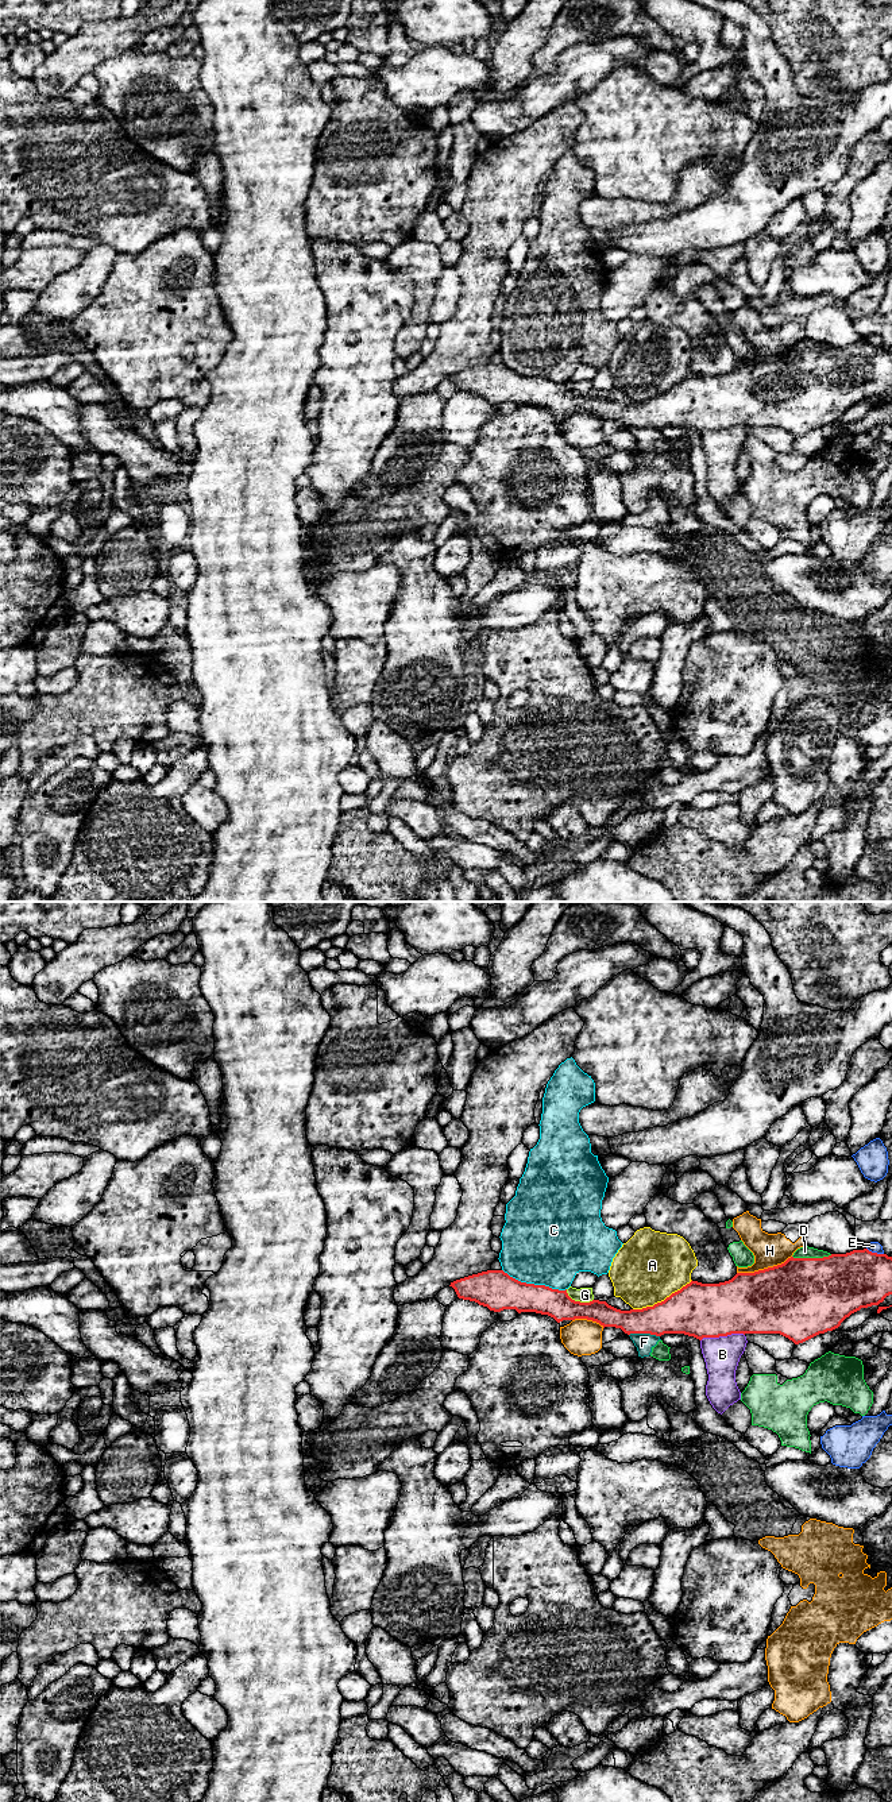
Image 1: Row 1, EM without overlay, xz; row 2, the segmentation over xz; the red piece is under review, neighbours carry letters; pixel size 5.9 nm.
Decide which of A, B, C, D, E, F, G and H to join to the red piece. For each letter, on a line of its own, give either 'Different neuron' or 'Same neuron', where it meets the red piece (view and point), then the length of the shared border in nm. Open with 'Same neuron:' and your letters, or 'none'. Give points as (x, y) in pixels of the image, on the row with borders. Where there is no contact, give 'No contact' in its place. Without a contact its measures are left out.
Same neuron: none
A: Different neuron. Touches red at xz (661, 1301). Shared border 400 nm
B: Different neuron. Touches red at xz (722, 1335). Shared border 260 nm
C: Different neuron. Touches red at xz (533, 1284). Shared border 400 nm
D: Different neuron. Touches red at xz (811, 1258). Shared border 240 nm
E: Different neuron. Touches red at xz (875, 1253). Shared border 110 nm
F: Different neuron. Touches red at xz (644, 1332). Shared border 180 nm
G: Different neuron. Touches red at xz (578, 1301). Shared border 180 nm
H: Different neuron. Touches red at xz (764, 1269). Shared border 340 nm

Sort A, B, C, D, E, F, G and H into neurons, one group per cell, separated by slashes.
A / B / C / D F / E / G / H

